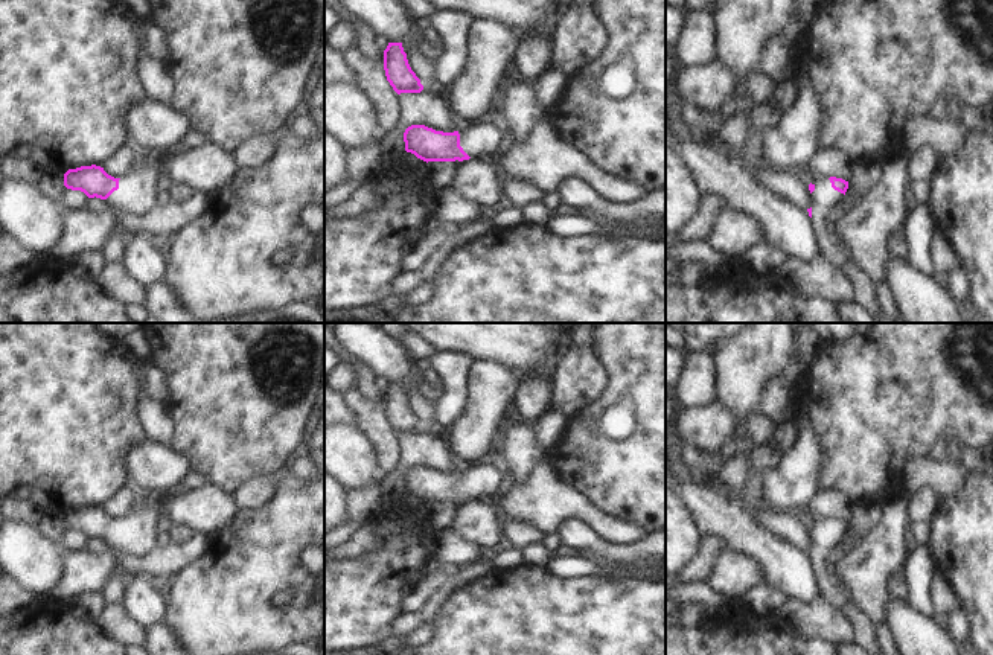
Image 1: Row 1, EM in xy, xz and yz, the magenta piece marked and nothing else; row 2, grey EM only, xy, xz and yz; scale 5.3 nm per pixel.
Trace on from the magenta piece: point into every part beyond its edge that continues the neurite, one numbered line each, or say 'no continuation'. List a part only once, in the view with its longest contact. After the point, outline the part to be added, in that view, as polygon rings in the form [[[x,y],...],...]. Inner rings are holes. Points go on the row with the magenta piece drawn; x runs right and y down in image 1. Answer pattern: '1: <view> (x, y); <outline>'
1: xz (478, 140); [[[477,120],[460,125],[458,134],[460,146],[471,158],[490,157],[501,142],[501,133],[493,125],[483,125]]]

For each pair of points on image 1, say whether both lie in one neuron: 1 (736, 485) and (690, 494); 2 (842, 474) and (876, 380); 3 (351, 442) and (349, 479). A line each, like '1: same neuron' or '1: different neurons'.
1: different neurons
2: same neuron
3: same neuron

